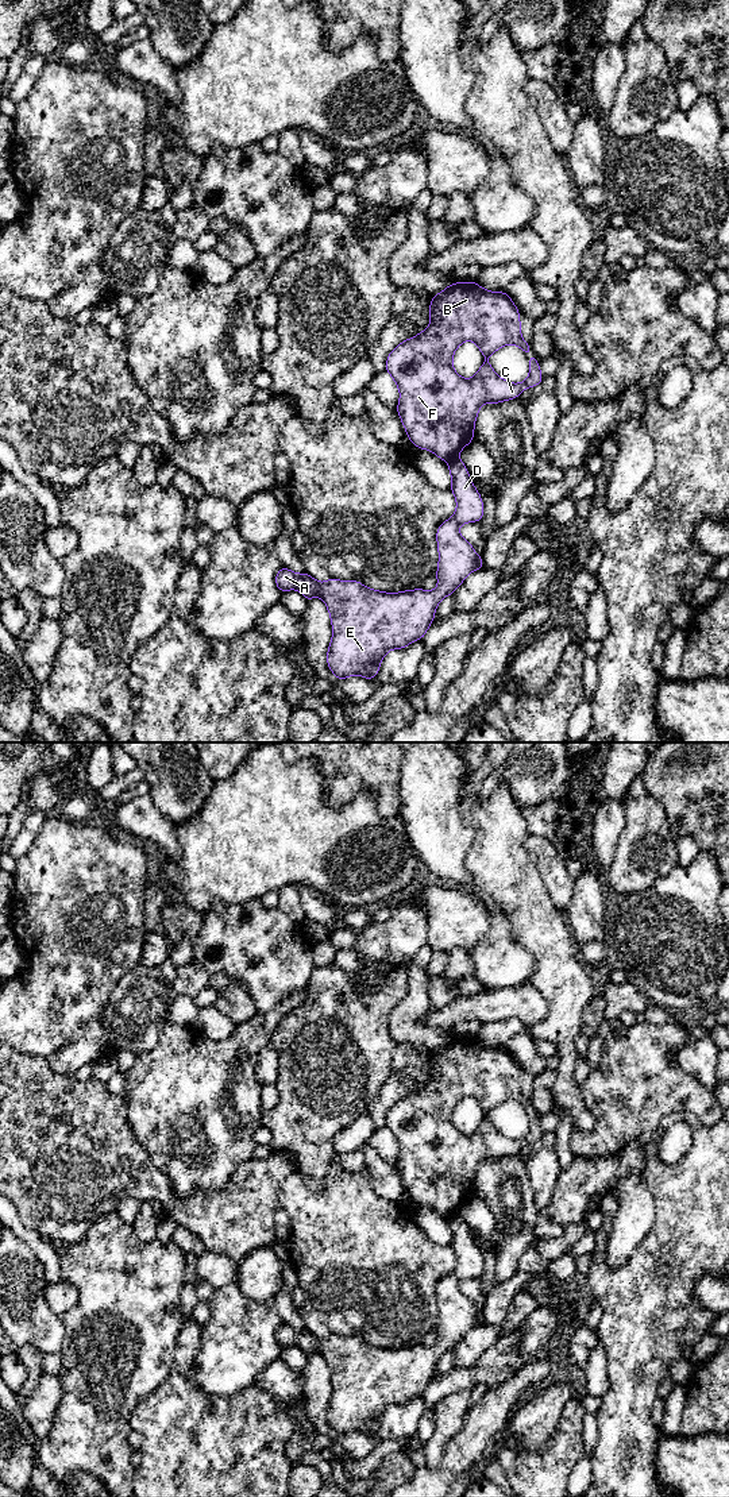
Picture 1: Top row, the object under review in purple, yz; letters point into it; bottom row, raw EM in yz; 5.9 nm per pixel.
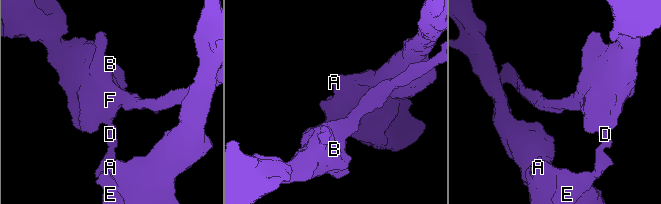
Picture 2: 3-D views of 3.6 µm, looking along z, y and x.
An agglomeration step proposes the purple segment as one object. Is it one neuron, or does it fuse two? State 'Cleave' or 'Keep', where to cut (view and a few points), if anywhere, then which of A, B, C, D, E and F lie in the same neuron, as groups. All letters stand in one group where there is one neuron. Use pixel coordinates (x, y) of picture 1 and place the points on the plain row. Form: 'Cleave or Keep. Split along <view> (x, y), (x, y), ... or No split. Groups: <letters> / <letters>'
Cleave. Split along yz (456, 1212), (448, 1218). Groups: A D E / B C F

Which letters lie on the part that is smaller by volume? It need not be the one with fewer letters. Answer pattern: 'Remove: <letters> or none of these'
Remove: B, C, F

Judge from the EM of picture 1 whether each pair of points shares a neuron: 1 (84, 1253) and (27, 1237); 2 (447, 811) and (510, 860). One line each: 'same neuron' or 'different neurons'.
1: different neurons
2: different neurons

